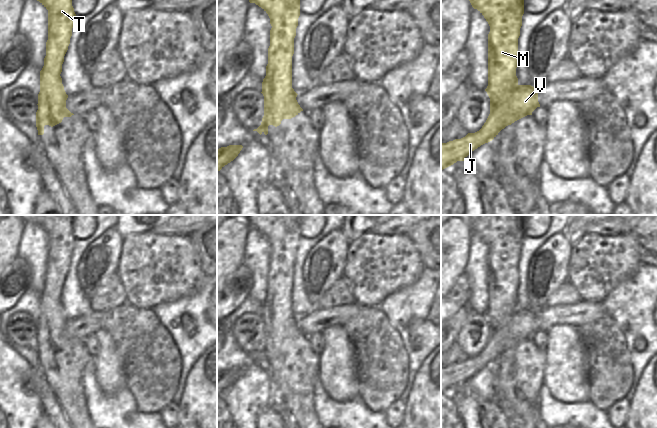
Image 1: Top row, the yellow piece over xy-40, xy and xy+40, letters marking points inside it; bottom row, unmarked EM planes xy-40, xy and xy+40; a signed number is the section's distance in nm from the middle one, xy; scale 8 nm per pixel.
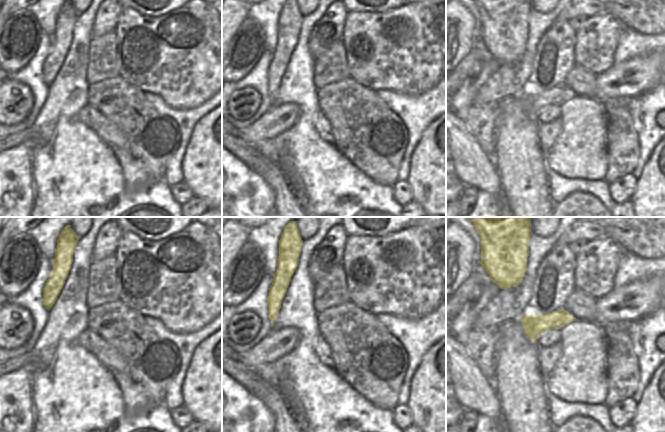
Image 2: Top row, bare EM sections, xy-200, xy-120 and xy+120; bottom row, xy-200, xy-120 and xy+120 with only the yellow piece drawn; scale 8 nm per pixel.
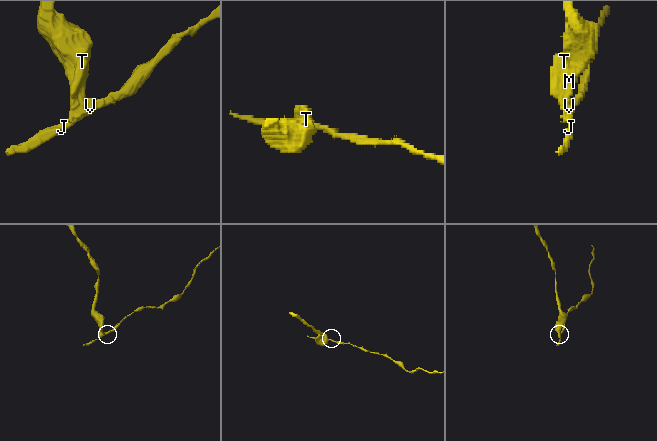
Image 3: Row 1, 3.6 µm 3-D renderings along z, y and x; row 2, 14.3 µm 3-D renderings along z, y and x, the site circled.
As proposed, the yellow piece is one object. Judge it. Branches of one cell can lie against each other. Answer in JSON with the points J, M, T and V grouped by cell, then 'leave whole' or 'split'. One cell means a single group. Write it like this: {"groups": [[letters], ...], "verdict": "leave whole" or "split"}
{"groups": [["J", "V"], ["M", "T"]], "verdict": "split"}

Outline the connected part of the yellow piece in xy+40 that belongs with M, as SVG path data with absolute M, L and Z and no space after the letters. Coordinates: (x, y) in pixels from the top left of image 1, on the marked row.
M469 0L490 26L488 34L488 86L490 113L508 101L518 86L518 38L524 0Z

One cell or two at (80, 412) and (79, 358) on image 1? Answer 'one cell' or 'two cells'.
one cell

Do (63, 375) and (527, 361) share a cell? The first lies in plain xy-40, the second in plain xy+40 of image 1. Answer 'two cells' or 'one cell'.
one cell

